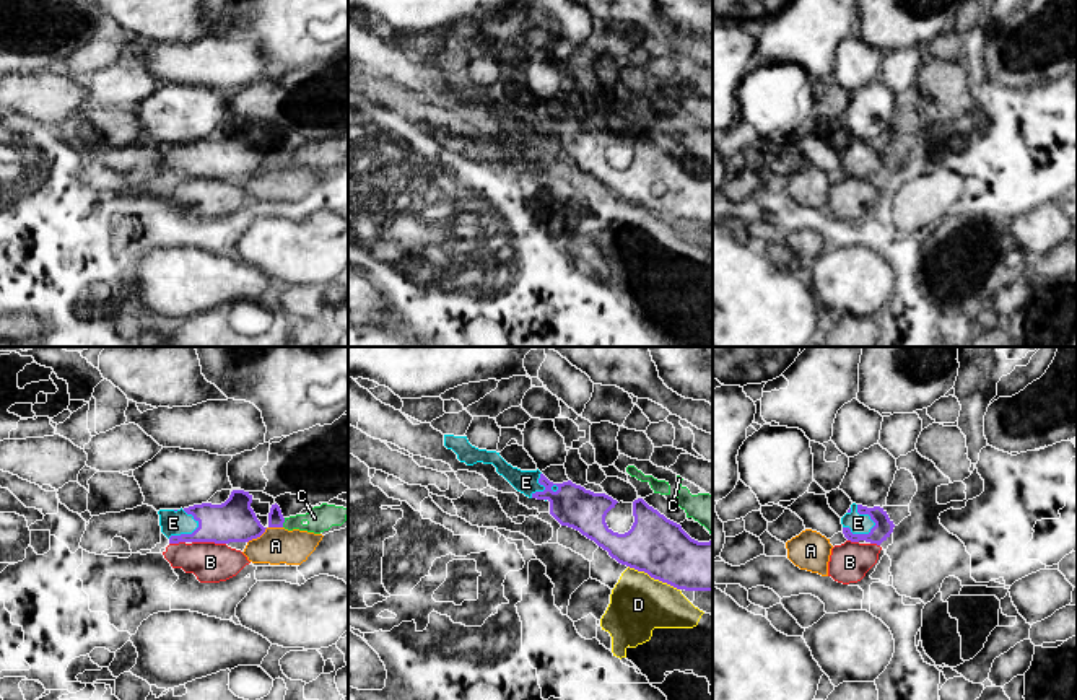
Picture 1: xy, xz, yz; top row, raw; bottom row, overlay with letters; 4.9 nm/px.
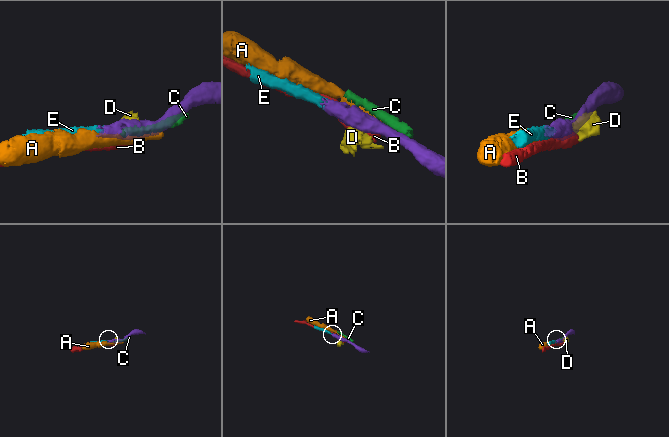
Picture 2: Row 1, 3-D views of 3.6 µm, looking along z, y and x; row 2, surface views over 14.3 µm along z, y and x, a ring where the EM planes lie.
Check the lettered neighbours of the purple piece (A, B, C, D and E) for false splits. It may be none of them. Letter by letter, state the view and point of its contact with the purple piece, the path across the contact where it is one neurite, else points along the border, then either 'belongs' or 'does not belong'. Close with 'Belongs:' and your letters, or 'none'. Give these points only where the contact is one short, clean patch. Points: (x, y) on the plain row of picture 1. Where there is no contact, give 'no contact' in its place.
A: xy (264, 166) | does not belong
B: xy (209, 176) | does not belong
C: xy (283, 157) | does not belong
D: xz (654, 214) | along xz (628, 201), (679, 225) | does not belong
E: yz (869, 150) | across yz (882, 165), (869, 150), (858, 158) | belongs
Belongs: E

